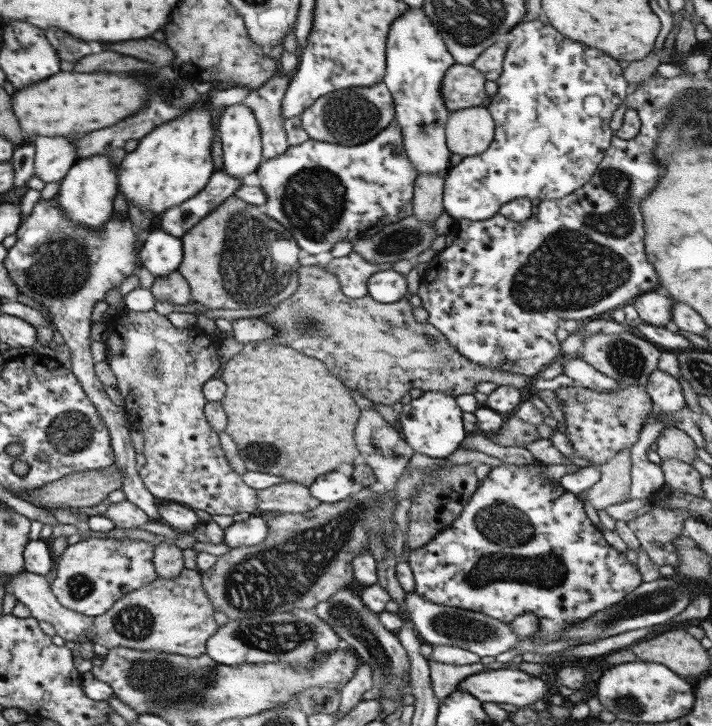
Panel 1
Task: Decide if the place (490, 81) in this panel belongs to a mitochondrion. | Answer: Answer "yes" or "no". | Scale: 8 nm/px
no

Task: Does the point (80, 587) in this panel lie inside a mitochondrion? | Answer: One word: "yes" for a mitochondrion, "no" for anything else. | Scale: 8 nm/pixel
yes

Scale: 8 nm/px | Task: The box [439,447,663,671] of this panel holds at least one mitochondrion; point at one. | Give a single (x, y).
(510, 530)

